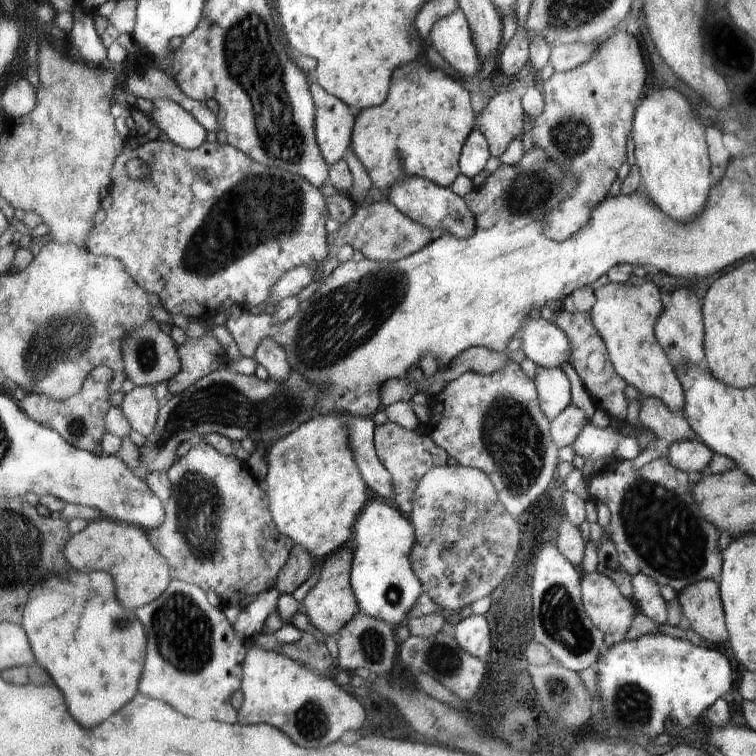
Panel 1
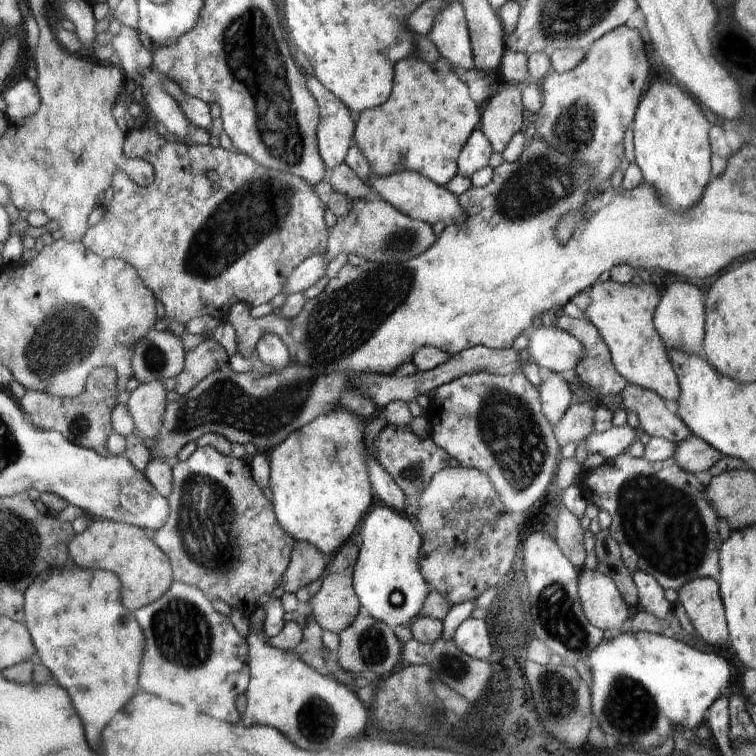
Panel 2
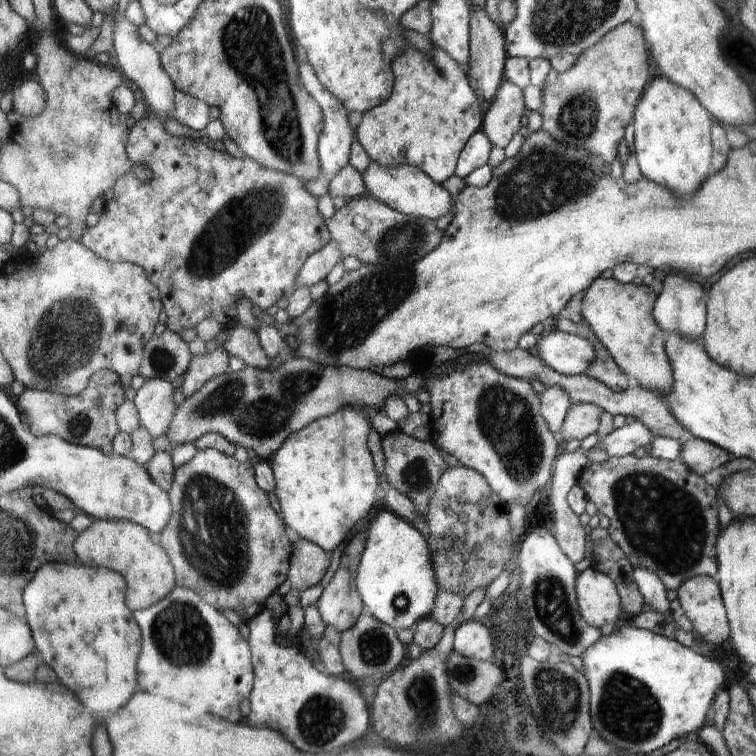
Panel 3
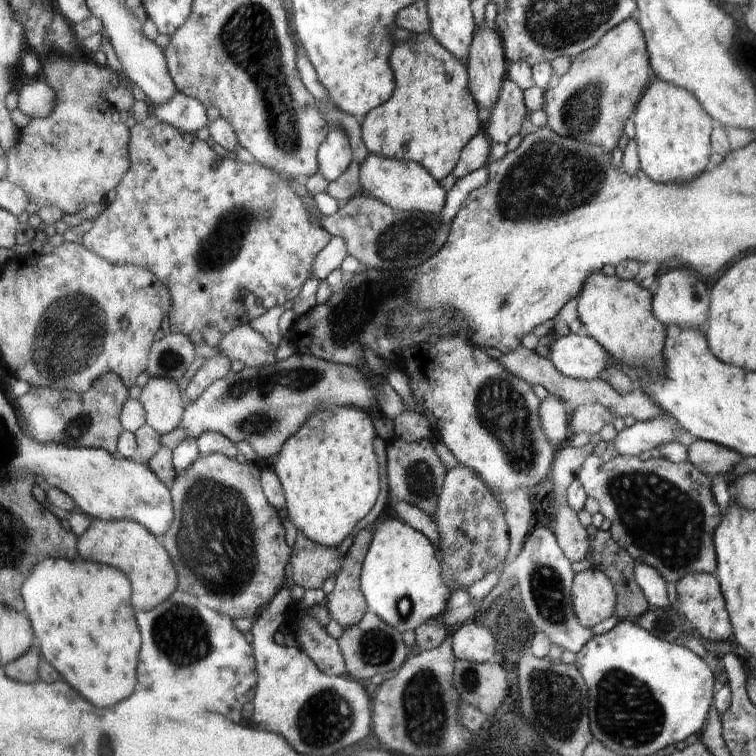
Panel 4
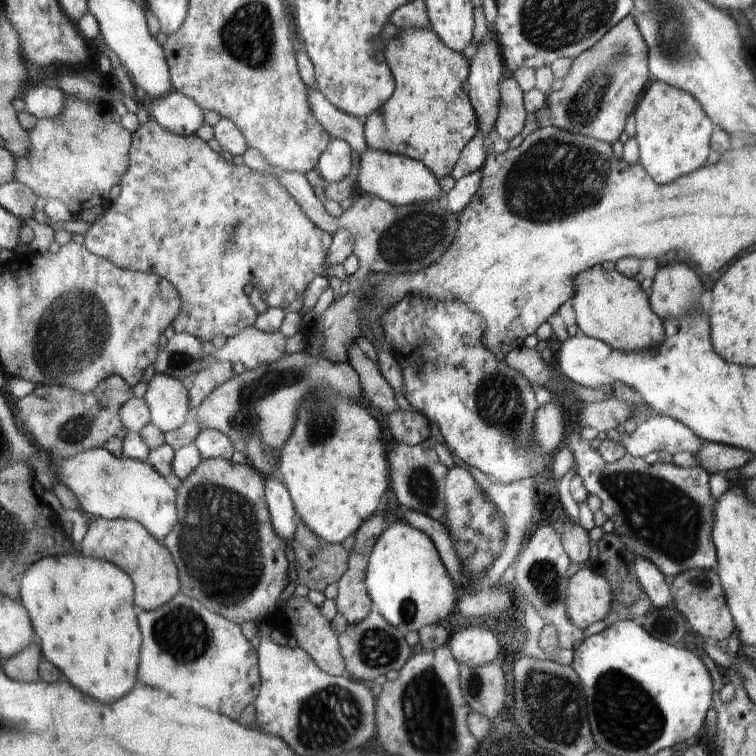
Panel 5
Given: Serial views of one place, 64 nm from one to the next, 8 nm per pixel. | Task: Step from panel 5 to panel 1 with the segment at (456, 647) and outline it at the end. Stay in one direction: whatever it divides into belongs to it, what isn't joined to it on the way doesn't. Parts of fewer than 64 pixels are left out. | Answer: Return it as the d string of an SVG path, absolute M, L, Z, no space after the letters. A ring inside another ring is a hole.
M471 615L460 620L451 630L459 645L469 655L486 658L490 654L490 628L485 615Z

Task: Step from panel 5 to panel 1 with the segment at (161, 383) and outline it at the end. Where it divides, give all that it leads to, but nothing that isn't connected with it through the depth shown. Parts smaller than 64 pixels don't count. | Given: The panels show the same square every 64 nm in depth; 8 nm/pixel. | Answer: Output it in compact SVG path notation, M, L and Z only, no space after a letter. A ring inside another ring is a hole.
M157 385L135 387L125 394L120 406L133 430L148 438L156 428L159 418L160 402L157 399Z

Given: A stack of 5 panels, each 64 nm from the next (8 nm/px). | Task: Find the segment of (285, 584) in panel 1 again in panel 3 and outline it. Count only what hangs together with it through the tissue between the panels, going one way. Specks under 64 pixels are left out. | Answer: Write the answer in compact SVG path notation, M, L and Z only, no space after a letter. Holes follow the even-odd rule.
M299 537L291 556L291 572L286 589L302 592L316 586L330 566L331 554L316 543Z

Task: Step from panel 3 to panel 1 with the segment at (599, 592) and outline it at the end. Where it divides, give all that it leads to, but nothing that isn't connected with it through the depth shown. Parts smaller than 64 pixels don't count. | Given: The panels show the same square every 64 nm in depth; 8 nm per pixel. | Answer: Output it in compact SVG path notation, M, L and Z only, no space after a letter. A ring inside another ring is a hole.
M597 570L583 576L582 599L591 621L603 634L622 632L624 636L636 618L632 599L624 598L618 584Z

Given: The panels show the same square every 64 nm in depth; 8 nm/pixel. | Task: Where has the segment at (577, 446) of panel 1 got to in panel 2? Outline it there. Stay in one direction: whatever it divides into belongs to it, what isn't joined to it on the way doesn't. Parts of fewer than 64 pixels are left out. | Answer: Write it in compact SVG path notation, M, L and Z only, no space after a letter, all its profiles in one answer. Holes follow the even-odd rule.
M624 424L621 427L612 427L606 432L599 433L593 430L586 438L586 448L588 453L602 454L606 459L617 457L625 453L633 442L638 439L640 426L632 427Z

